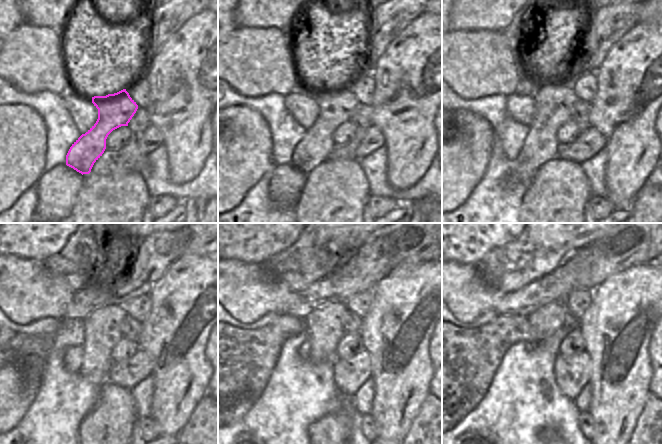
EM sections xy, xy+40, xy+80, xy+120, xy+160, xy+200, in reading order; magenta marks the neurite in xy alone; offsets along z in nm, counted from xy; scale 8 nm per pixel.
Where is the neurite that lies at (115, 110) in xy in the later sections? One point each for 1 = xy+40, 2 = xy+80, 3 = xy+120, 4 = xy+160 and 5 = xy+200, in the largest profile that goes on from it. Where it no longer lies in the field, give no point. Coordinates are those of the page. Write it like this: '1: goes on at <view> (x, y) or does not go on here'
1: goes on at xy+40 (337, 105)
2: goes on at xy+80 (554, 102)
3: goes on at xy+120 (102, 332)
4: goes on at xy+160 (324, 330)
5: goes on at xy+200 (547, 320)

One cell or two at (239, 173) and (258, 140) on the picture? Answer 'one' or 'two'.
one

